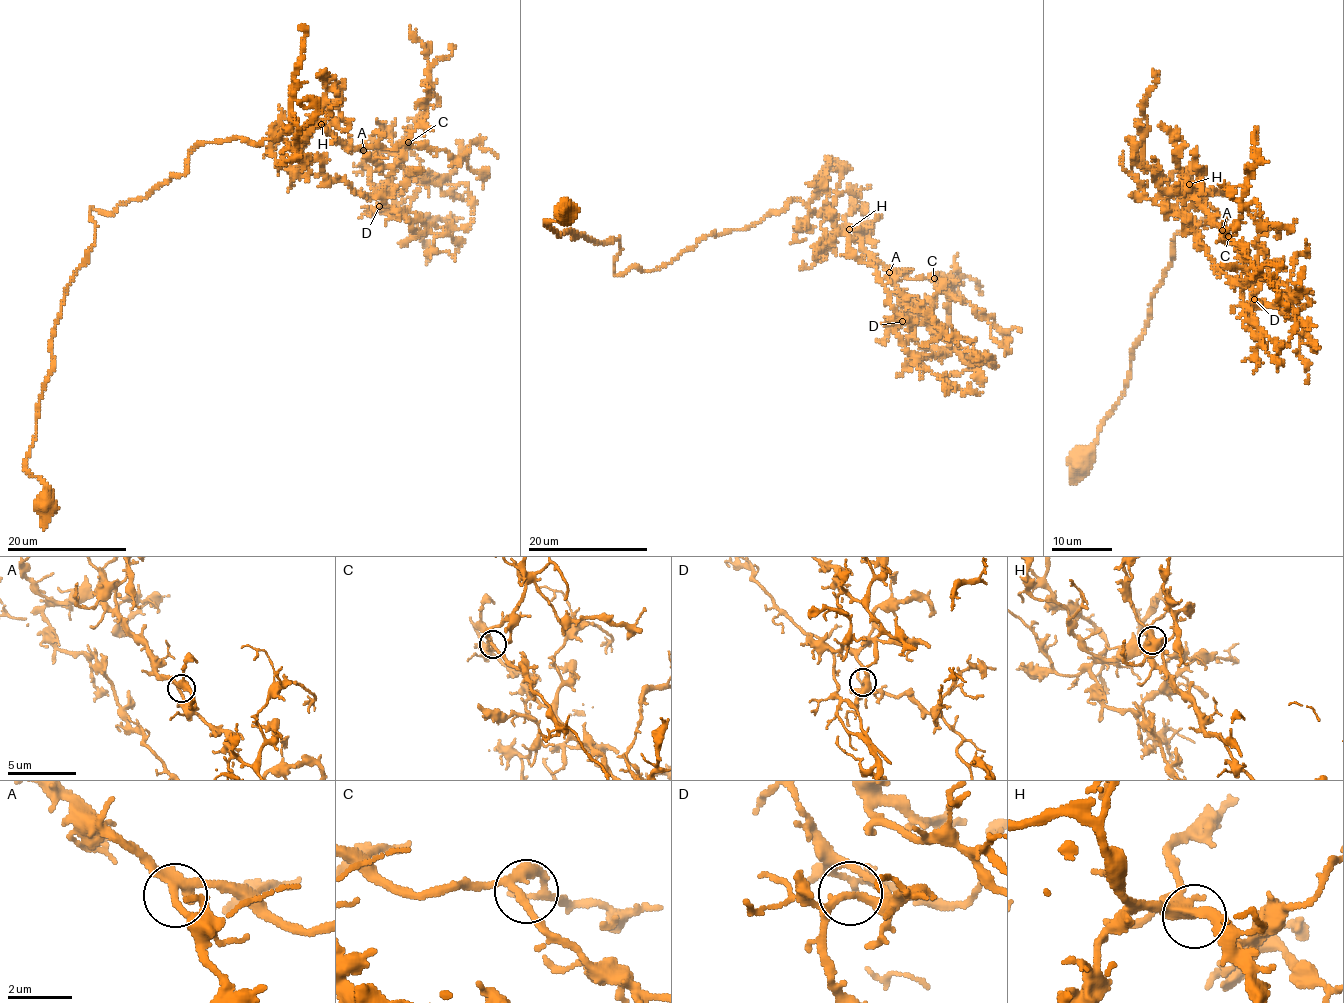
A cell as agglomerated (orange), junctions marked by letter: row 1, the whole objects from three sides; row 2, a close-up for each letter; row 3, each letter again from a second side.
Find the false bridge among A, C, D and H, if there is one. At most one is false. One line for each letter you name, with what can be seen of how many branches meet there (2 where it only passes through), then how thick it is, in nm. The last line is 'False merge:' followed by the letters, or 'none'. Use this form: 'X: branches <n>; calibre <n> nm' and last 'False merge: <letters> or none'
False merge: none

